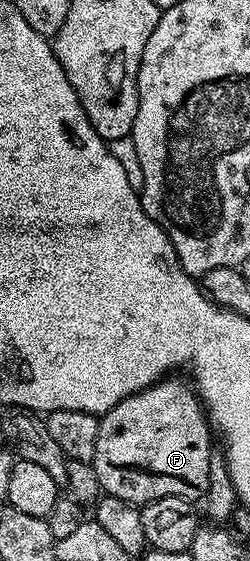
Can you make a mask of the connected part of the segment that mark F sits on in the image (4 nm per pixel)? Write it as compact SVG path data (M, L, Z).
M164 378L152 388L141 390L104 412L97 430L97 454L93 461L99 487L106 495L142 506L170 496L195 502L206 497L209 490L209 462L213 455L213 429L206 411L192 385L186 379Z

